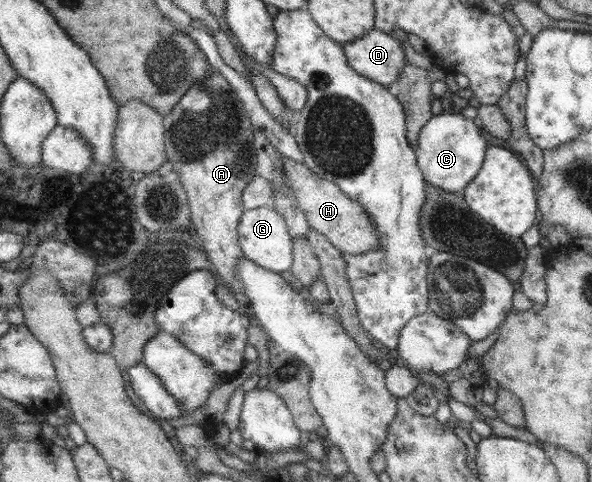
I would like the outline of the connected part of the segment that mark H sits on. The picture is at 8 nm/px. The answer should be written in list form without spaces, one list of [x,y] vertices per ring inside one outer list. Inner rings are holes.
[[[284,157],[283,169],[288,175],[291,195],[305,212],[310,226],[326,235],[329,241],[343,254],[367,253],[380,247],[380,237],[376,225],[367,210],[340,189],[337,182],[315,173],[307,164]]]

